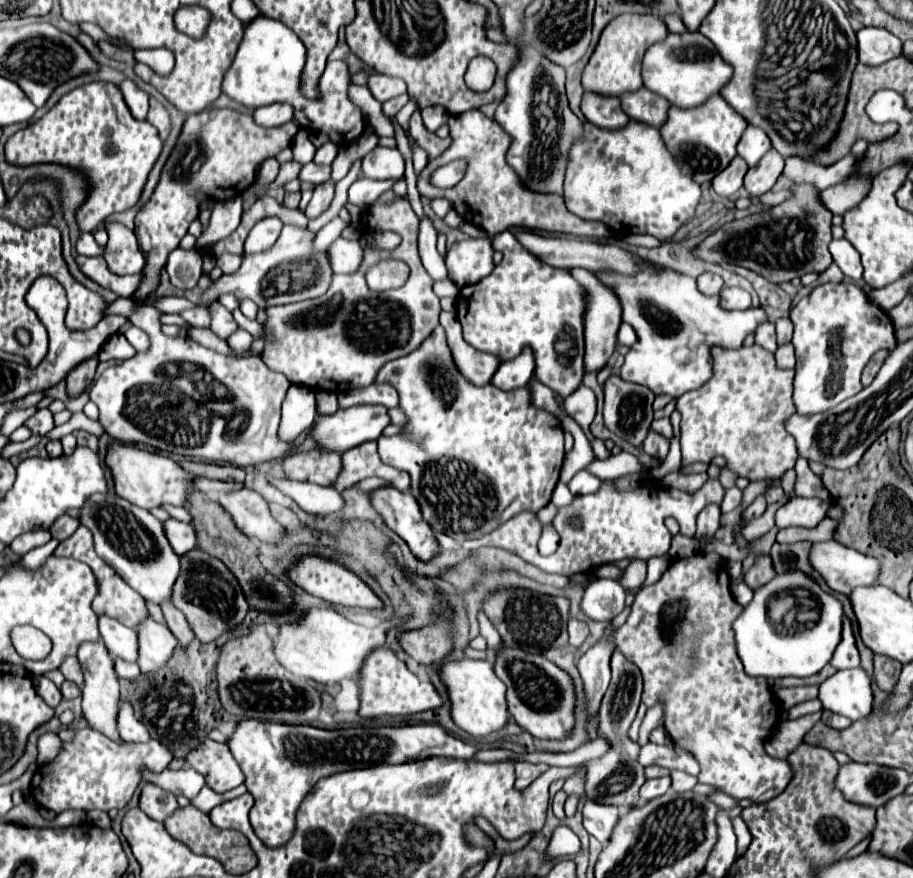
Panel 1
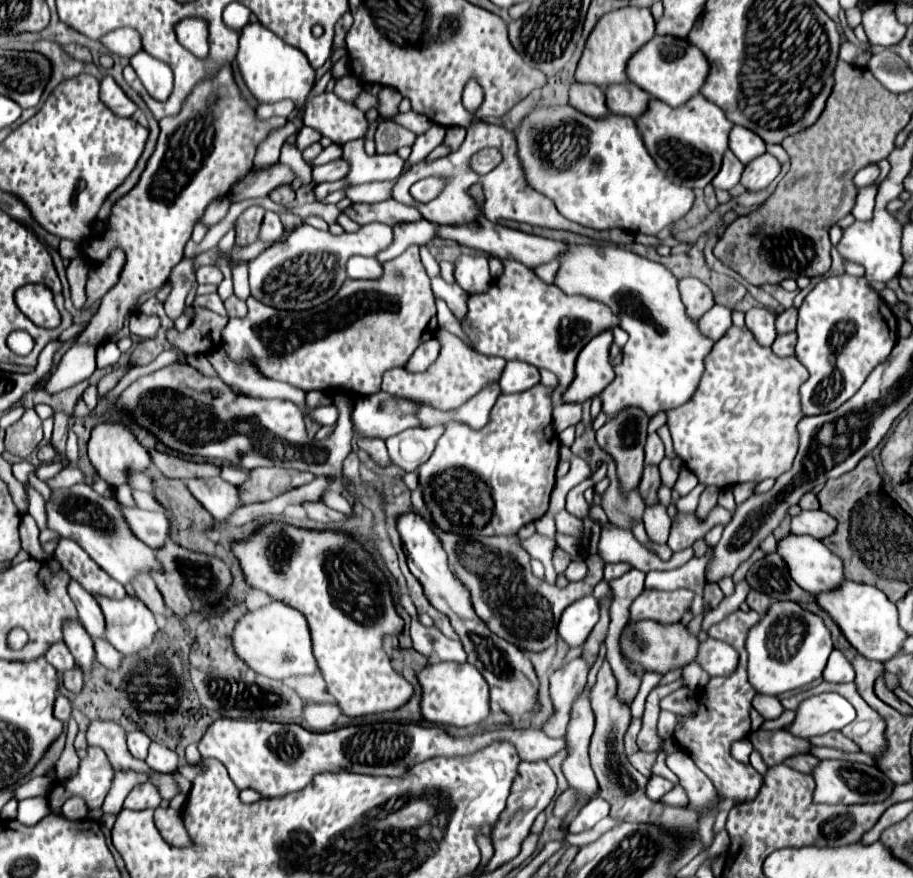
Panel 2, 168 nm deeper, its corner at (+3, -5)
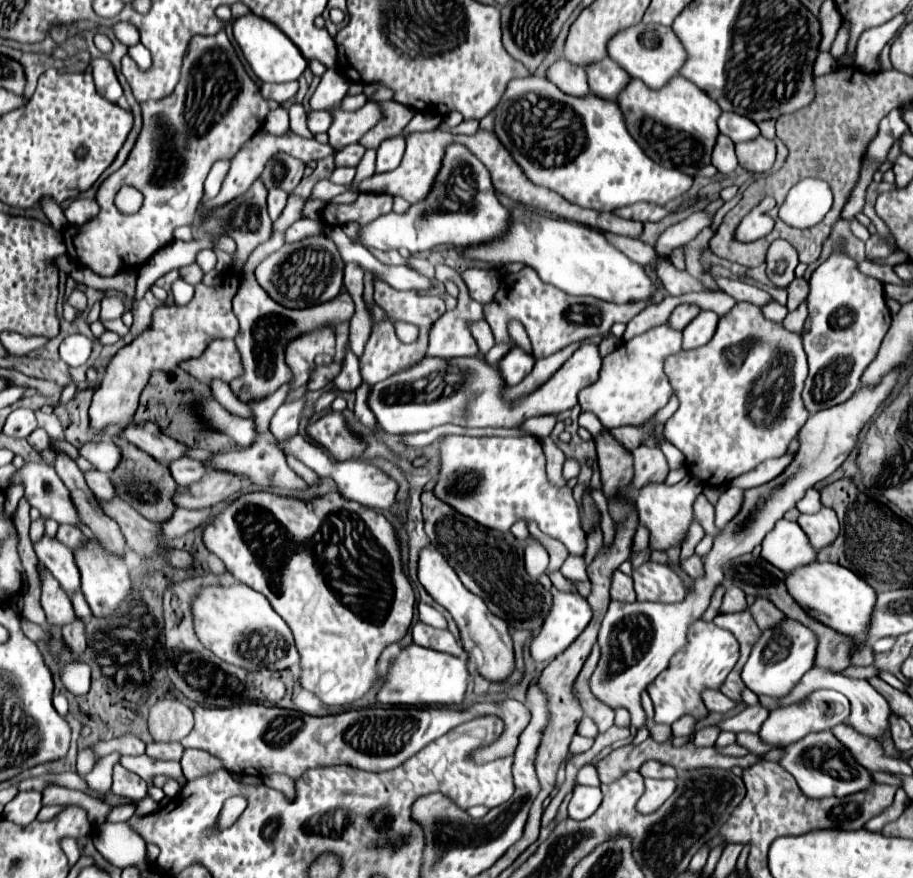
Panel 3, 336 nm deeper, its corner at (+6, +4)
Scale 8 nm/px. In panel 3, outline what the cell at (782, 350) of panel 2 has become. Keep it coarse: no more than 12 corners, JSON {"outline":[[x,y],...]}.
{"outline":[[807,301],[787,313],[783,325],[801,333],[807,319]]}

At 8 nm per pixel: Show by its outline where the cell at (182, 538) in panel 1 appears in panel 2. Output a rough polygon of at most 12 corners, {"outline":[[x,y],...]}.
{"outline":[[124,506],[130,530],[148,546],[170,542],[166,514]]}

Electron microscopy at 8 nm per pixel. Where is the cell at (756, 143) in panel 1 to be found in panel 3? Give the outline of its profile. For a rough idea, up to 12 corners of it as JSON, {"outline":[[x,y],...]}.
{"outline":[[721,113],[719,131],[735,143],[759,135],[751,119],[737,113]]}

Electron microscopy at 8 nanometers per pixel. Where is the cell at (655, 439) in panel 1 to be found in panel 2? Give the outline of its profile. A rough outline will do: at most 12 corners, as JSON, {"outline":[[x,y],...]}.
{"outline":[[646,464],[640,480],[640,492],[646,504],[658,502],[660,472]]}

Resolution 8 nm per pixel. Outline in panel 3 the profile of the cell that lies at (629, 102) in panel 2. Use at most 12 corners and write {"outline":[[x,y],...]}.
{"outline":[[609,57],[589,63],[591,93],[617,99],[629,75]]}

